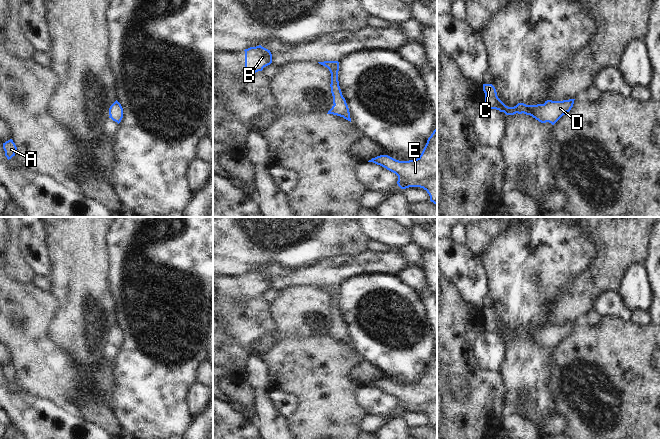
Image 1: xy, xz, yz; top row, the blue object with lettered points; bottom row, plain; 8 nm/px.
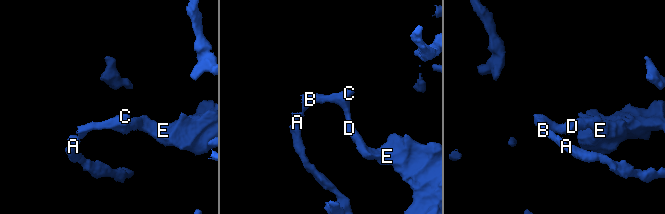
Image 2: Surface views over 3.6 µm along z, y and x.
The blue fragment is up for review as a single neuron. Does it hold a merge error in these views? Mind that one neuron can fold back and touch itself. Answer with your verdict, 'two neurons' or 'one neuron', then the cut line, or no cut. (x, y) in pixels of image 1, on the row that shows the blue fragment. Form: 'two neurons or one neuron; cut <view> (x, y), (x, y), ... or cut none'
one neuron; cut none

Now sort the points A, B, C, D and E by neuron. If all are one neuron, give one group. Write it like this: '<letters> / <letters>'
A B C D E

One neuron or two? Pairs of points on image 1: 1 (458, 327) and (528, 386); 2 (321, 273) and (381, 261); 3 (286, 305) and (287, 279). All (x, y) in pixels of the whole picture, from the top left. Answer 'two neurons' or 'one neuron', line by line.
1: two neurons
2: one neuron
3: two neurons

